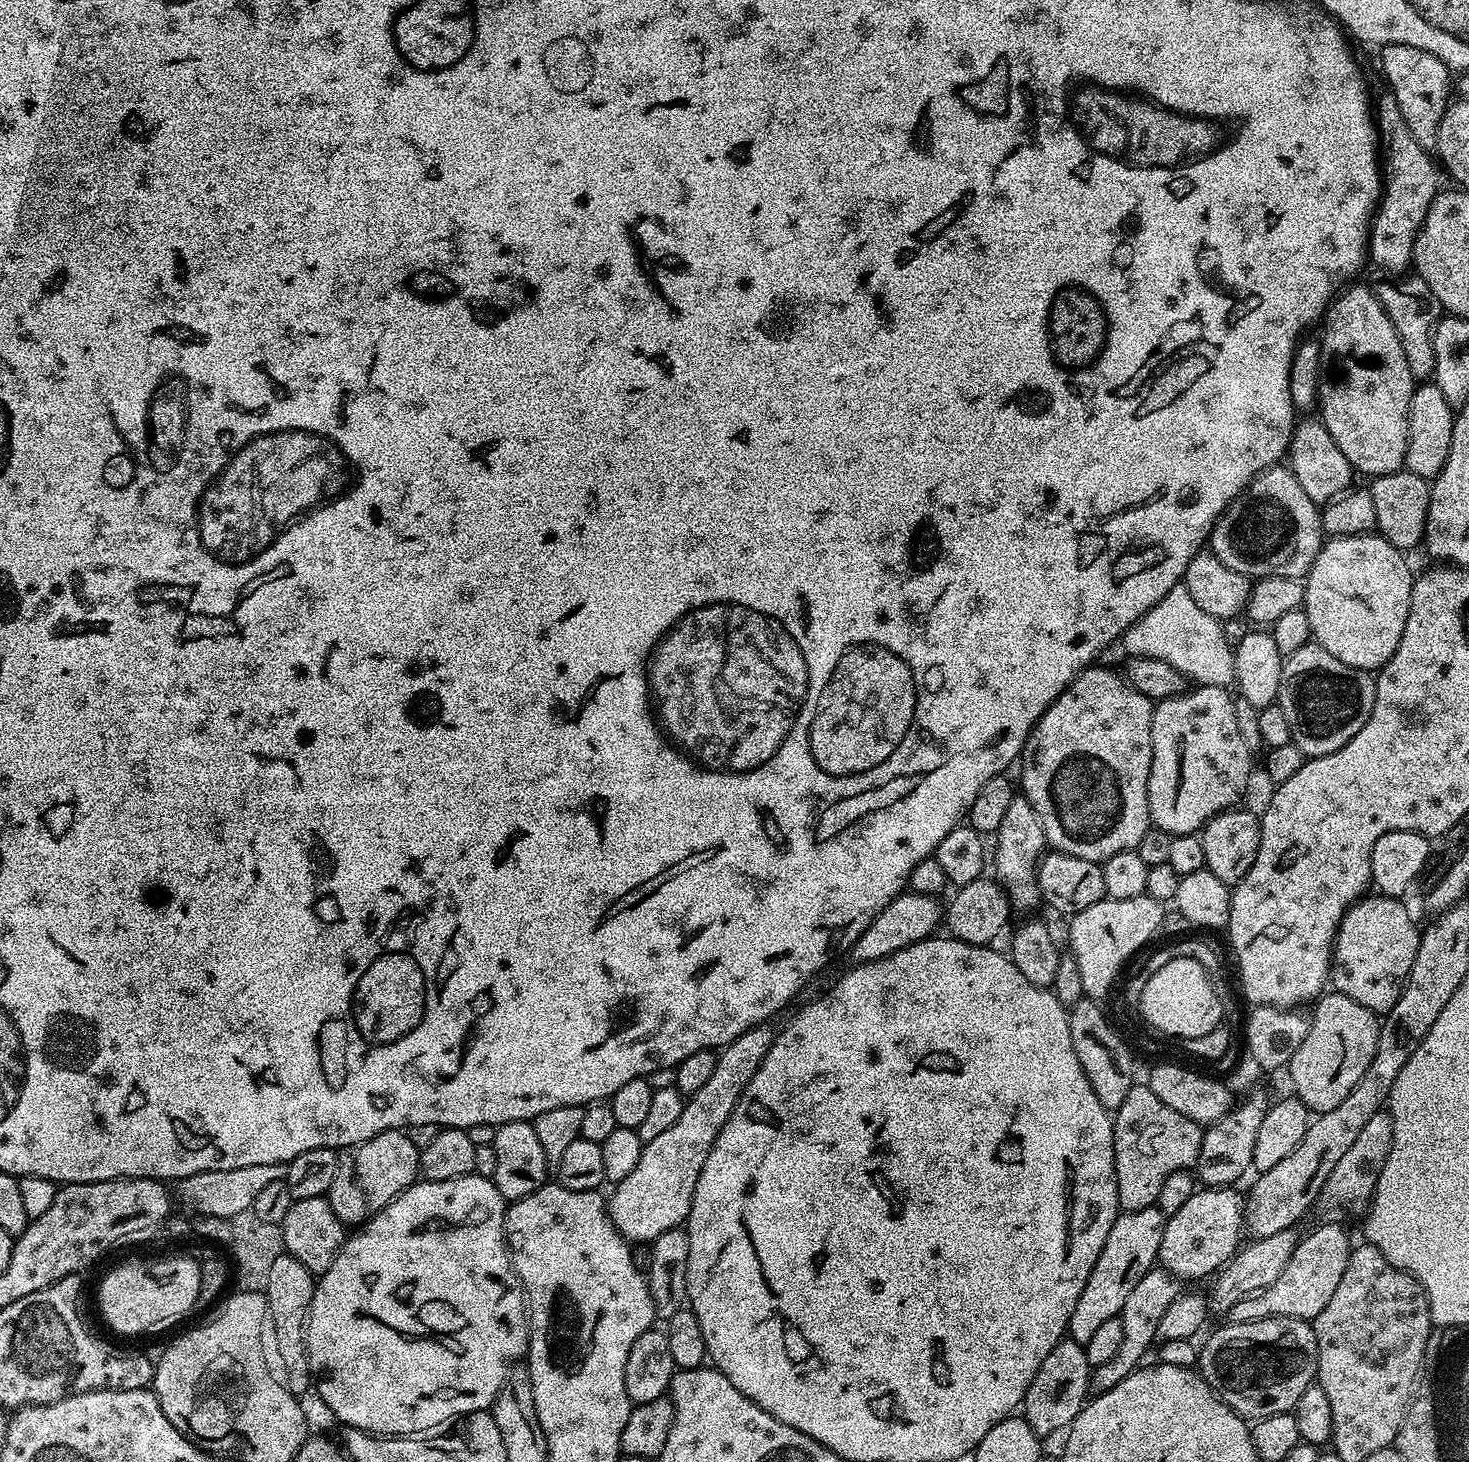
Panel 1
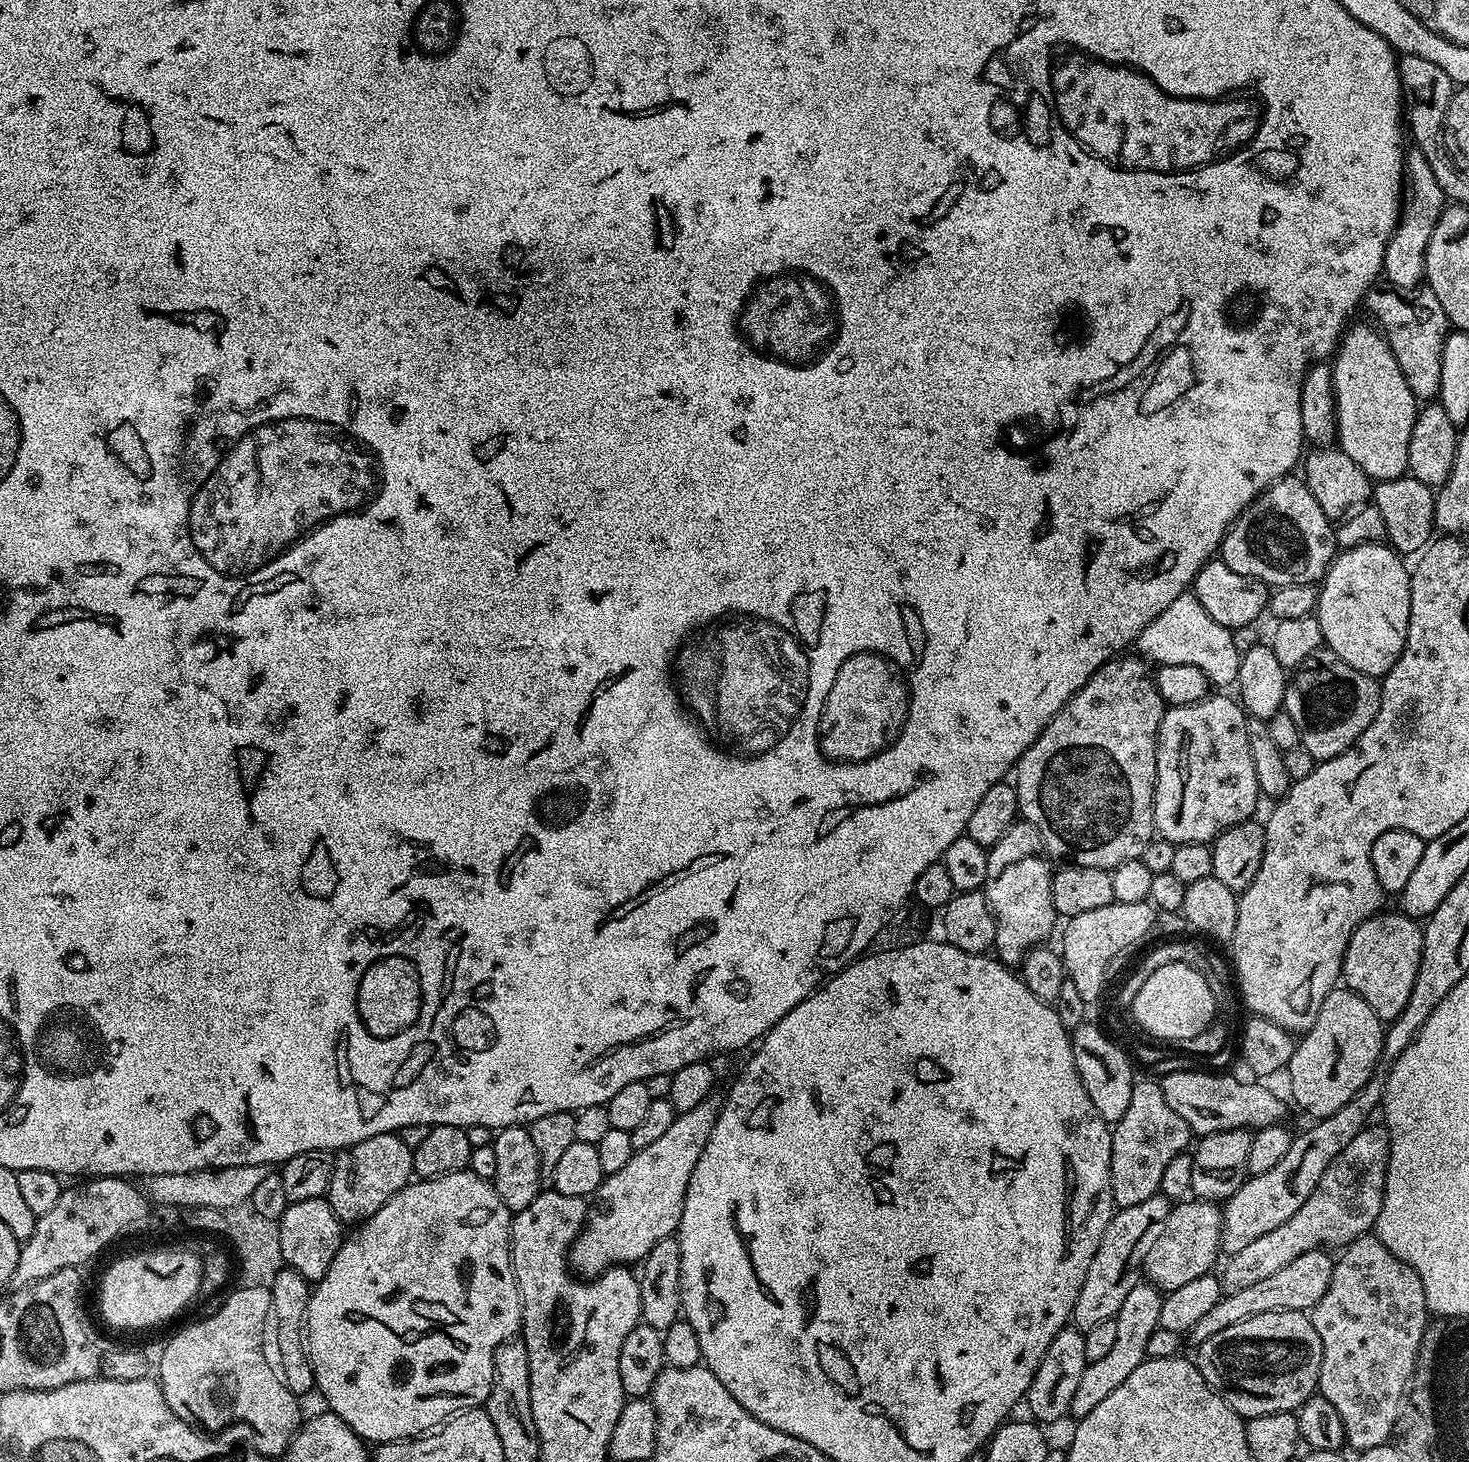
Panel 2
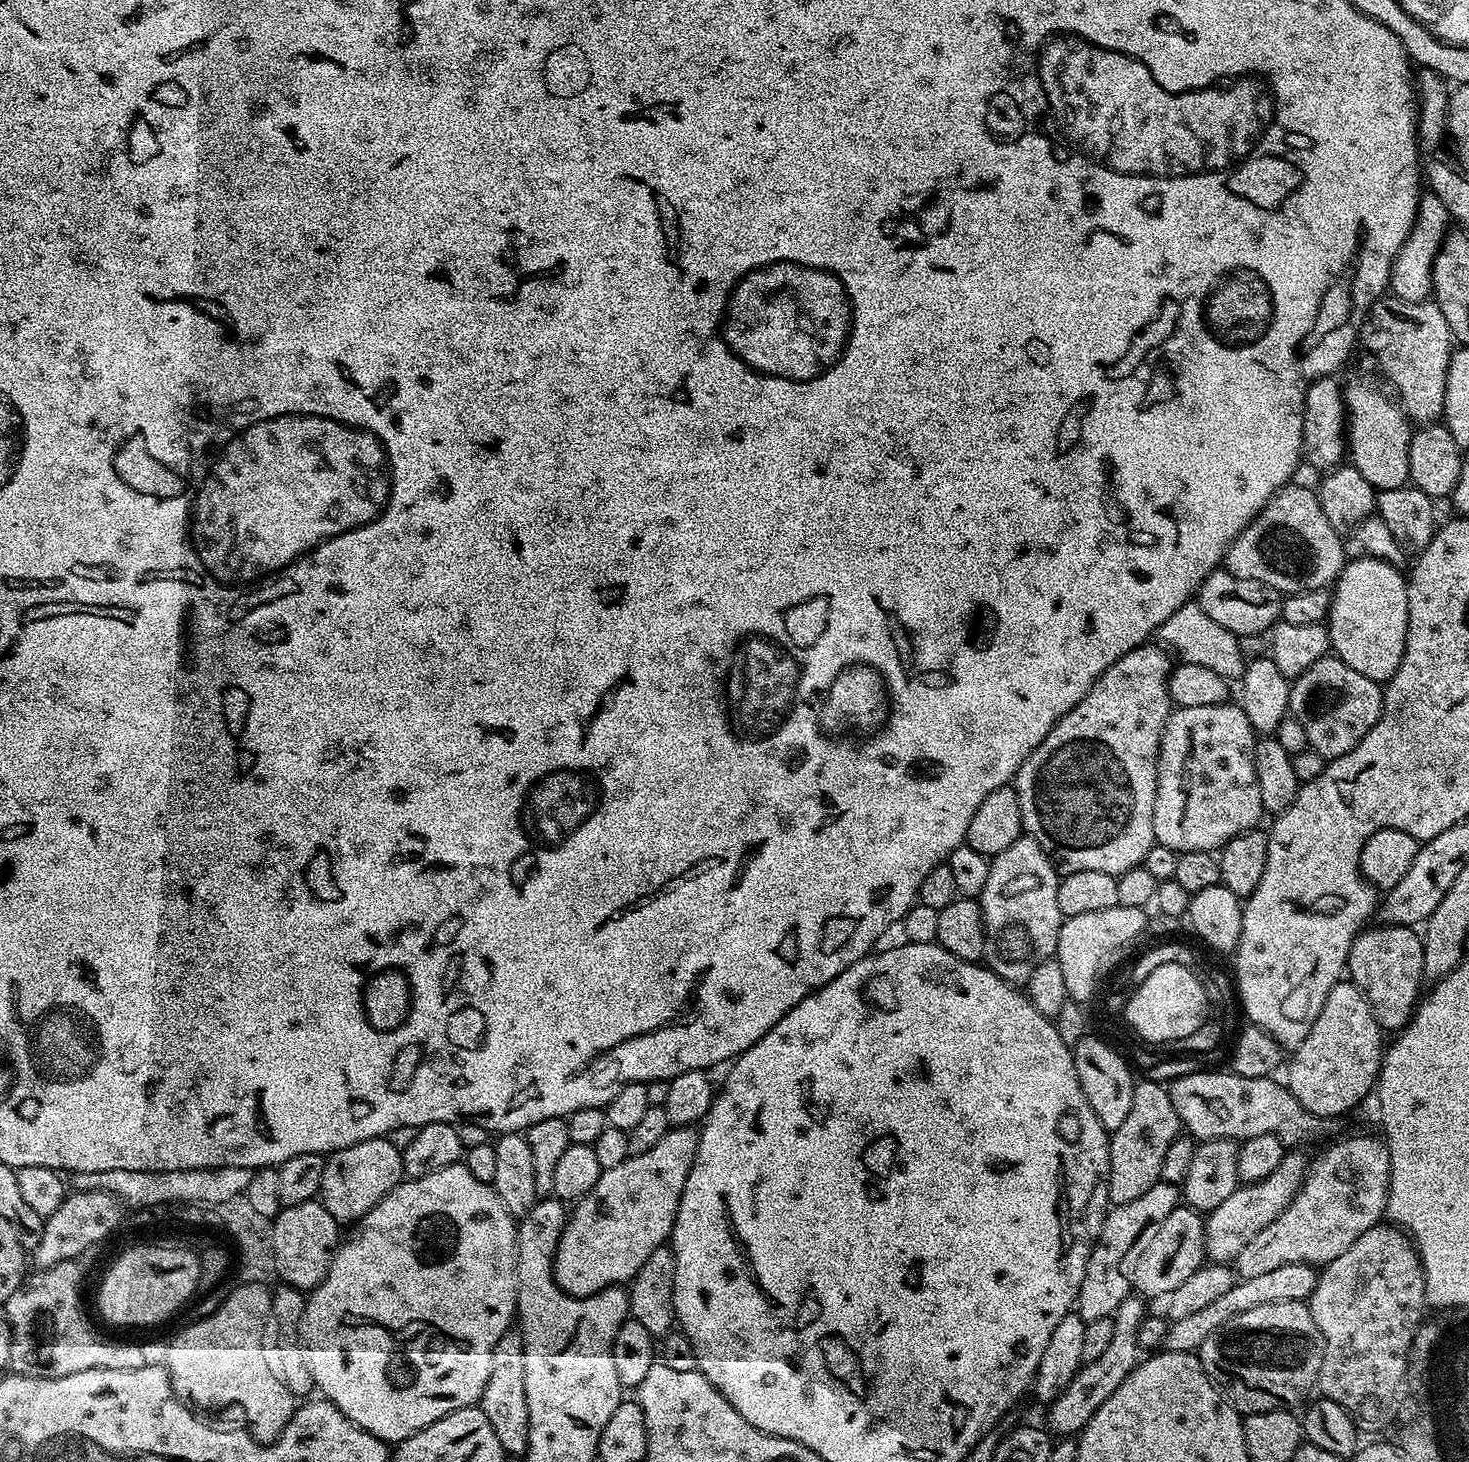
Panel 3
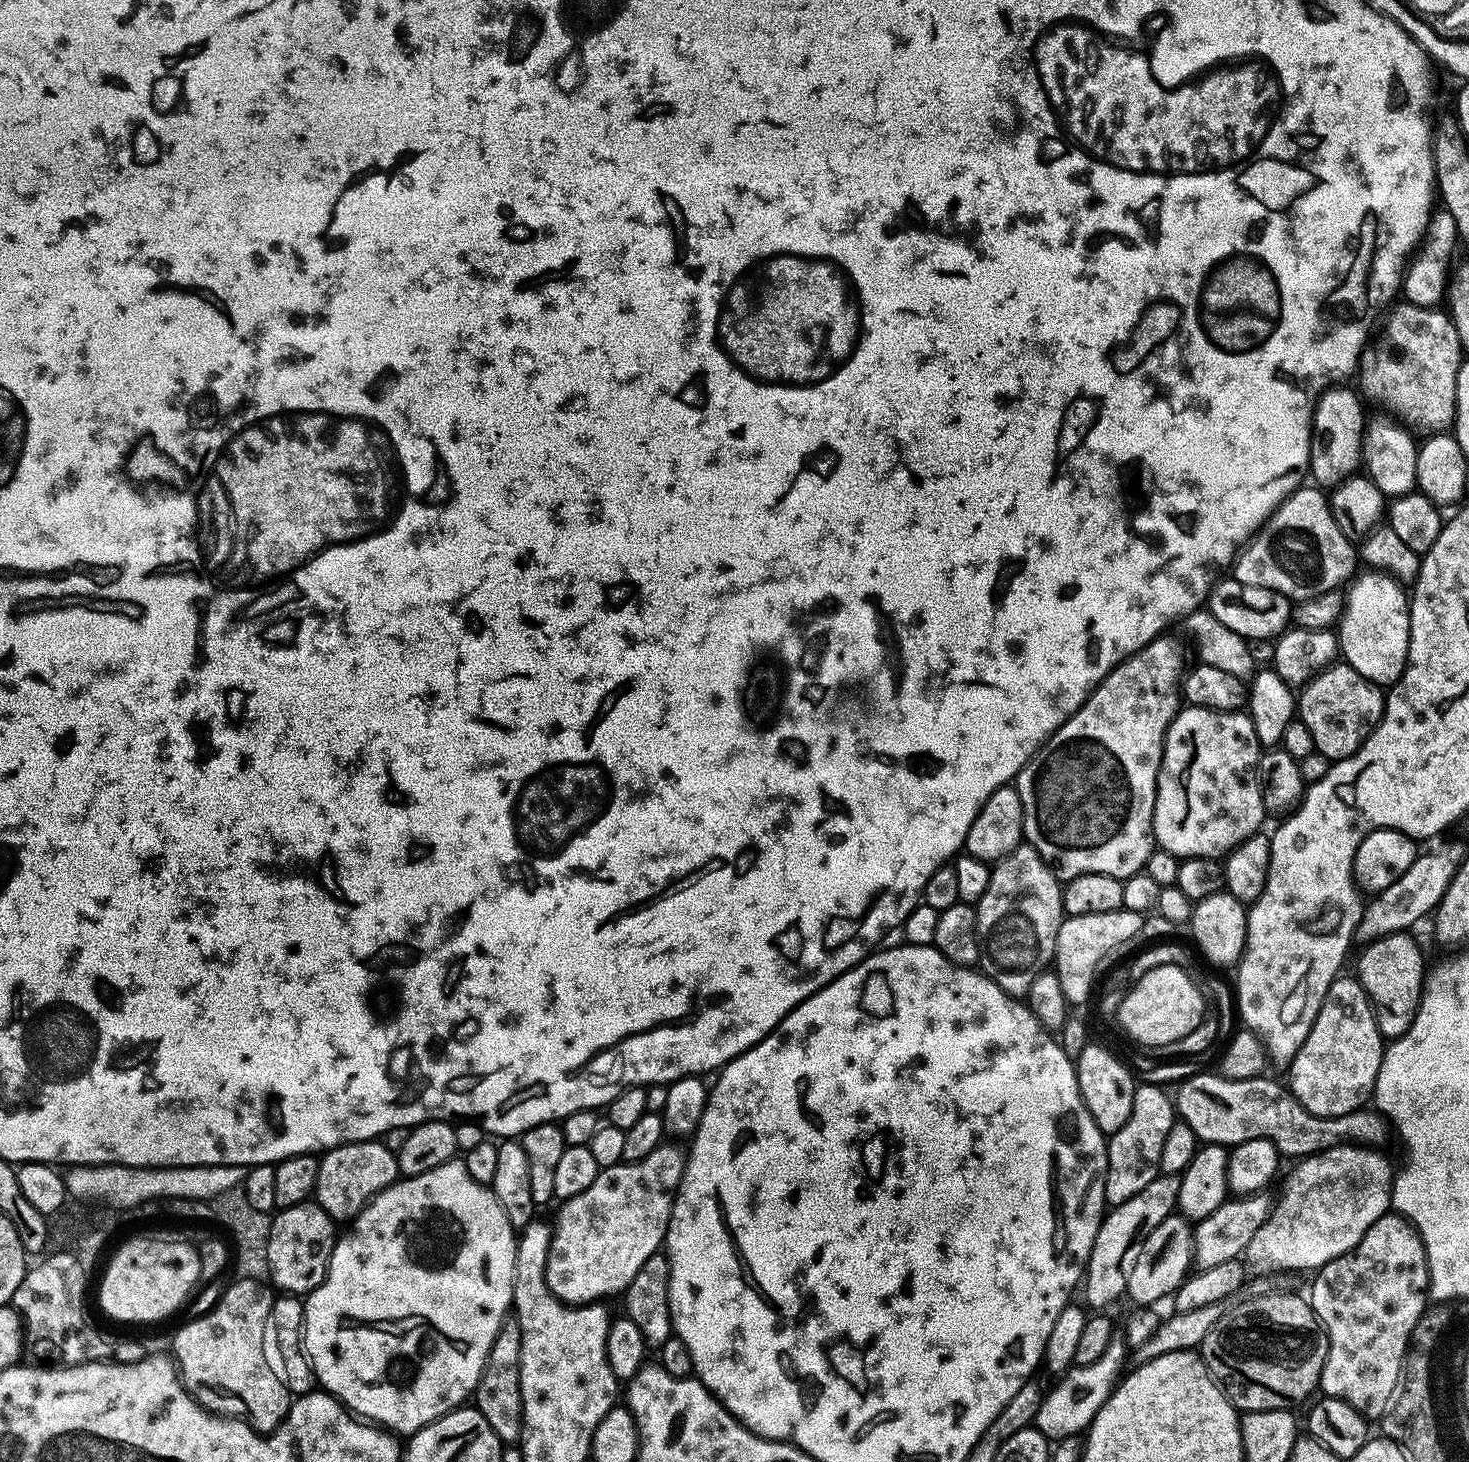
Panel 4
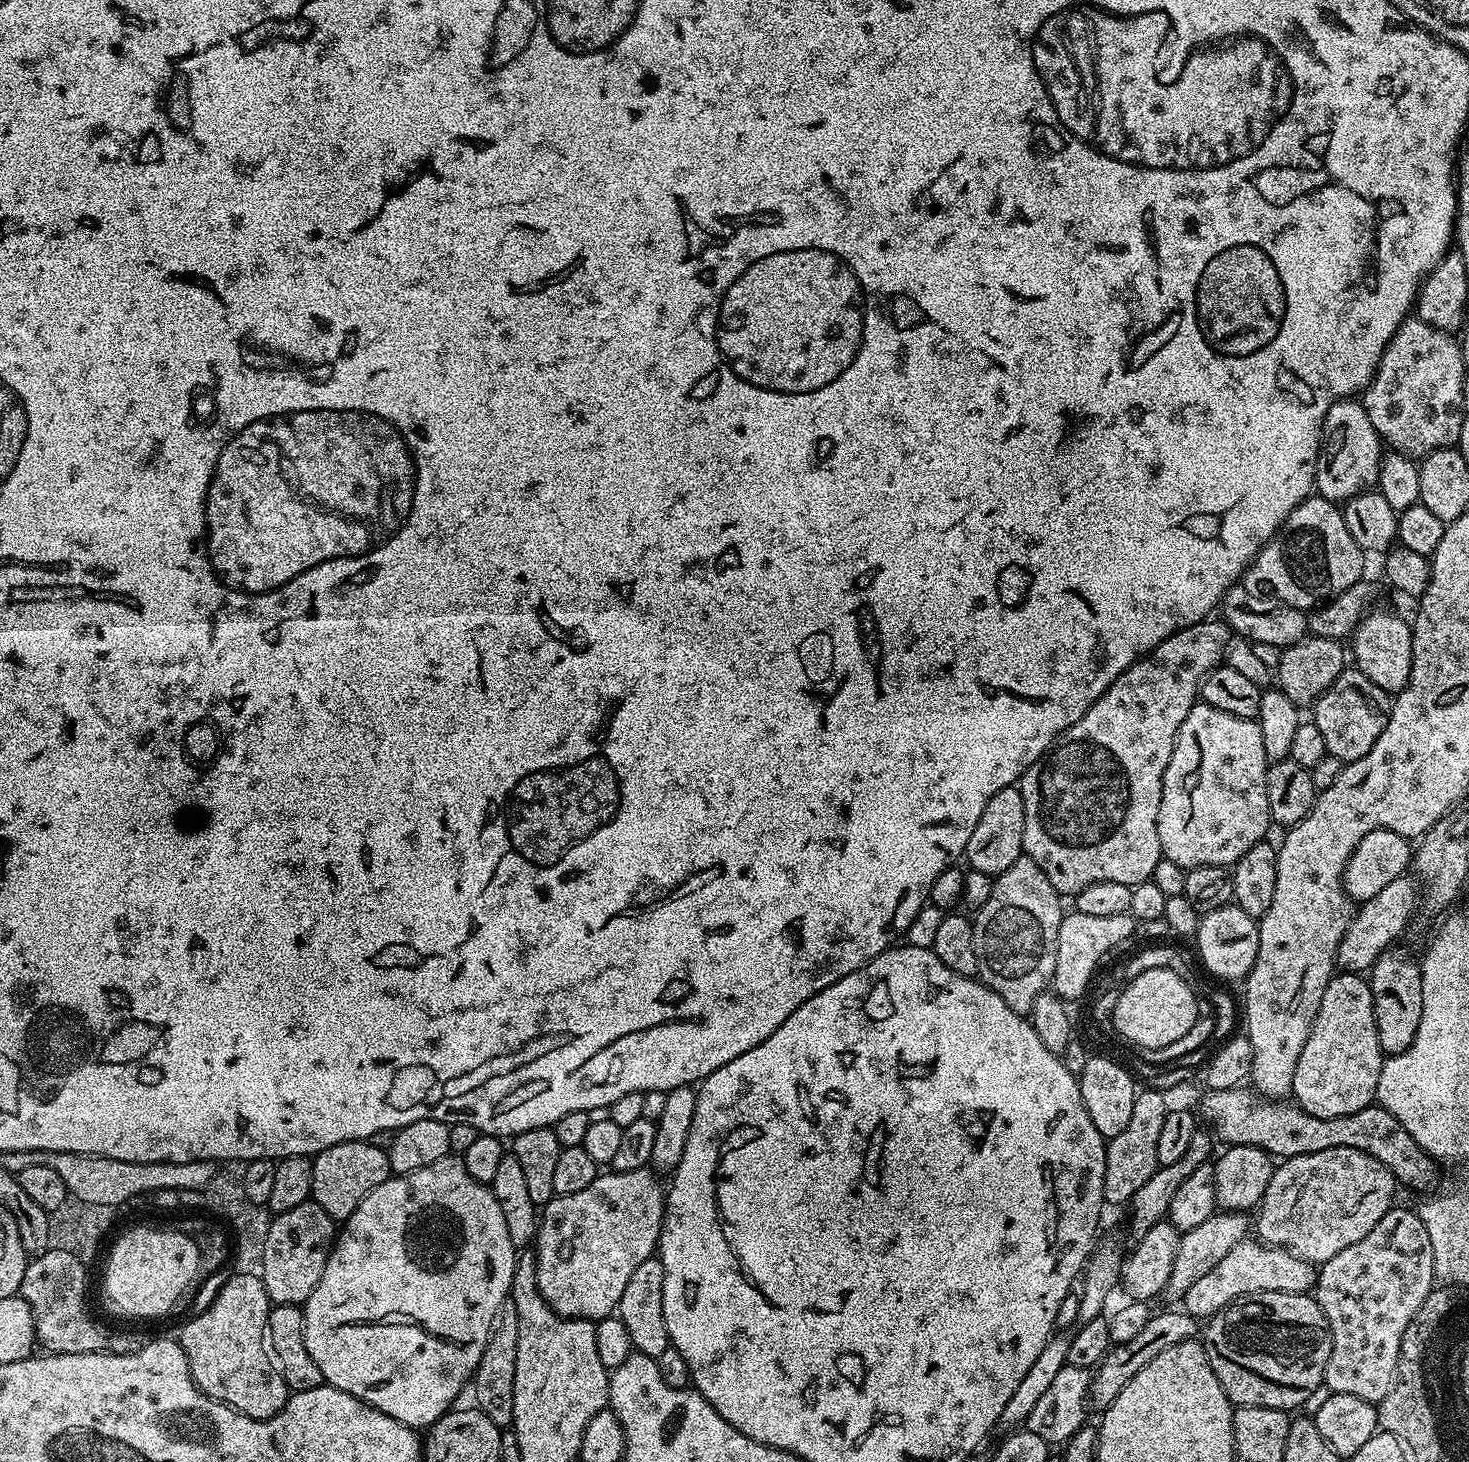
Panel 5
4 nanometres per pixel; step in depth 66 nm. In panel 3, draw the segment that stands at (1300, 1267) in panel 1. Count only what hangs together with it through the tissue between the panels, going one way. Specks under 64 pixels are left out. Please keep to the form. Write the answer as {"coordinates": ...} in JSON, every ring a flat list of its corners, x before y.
{"coordinates":[[1291,1264,1290,1266,1278,1266,1278,1270,1270,1270,1267,1274,1258,1274,1258,1278,1237,1279,1236,1285,1226,1294,1221,1294,1214,1302,1210,1302,1202,1310,1195,1314,1188,1314,1186,1318,1172,1320,1166,1341,1167,1351,1170,1352,1196,1352,1230,1318,1234,1318,1240,1312,1250,1310,1254,1306,1264,1306,1266,1302,1290,1302,1291,1300,1307,1301,1316,1288,1318,1272,1311,1264]]}

